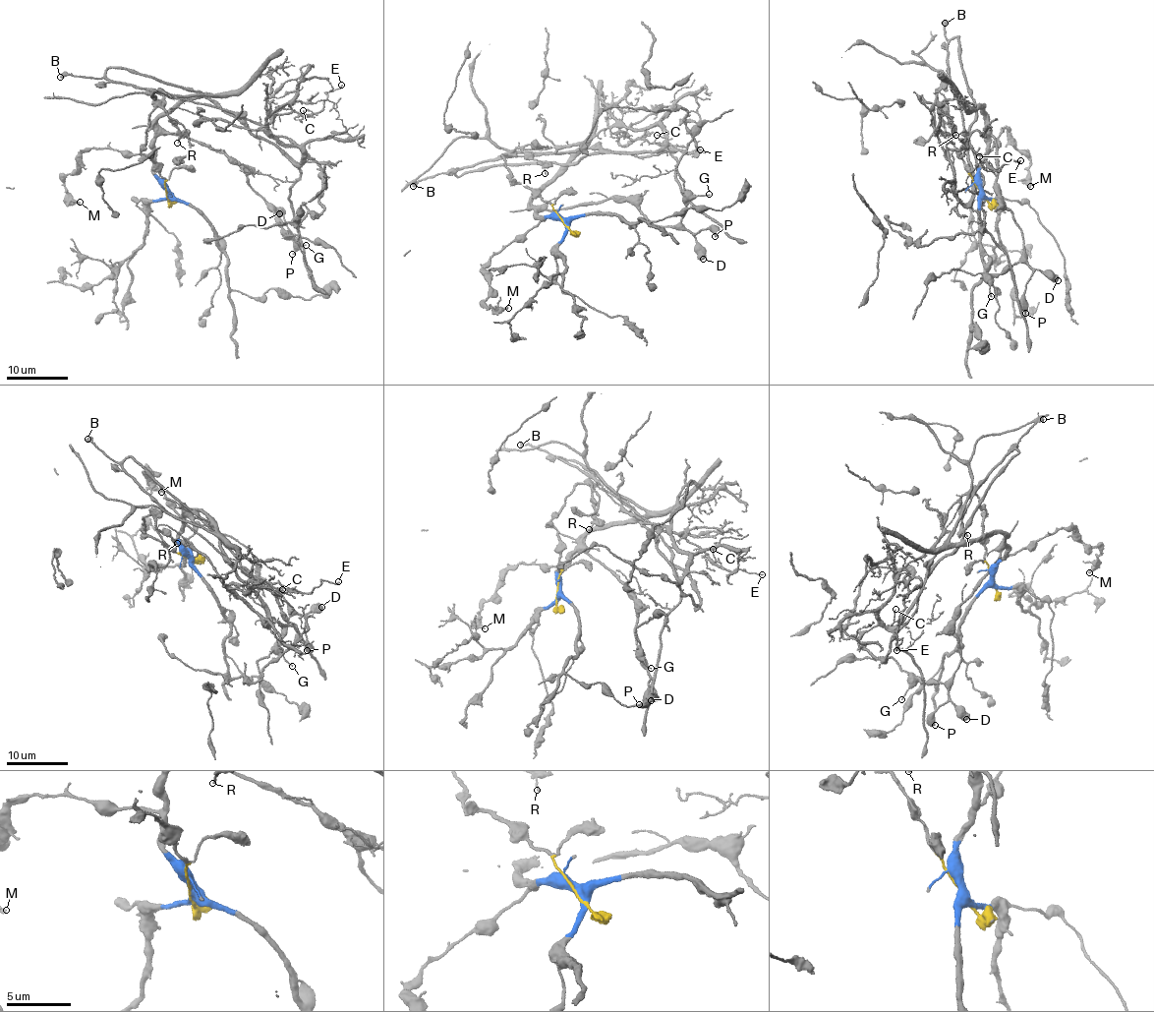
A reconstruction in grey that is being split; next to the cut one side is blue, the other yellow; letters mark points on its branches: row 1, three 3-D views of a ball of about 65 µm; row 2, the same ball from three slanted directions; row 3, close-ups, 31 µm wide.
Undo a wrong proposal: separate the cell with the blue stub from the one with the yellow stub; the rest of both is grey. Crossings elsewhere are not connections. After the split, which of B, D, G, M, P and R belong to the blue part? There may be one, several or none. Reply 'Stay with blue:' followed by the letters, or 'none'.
Stay with blue: D, G, M, P

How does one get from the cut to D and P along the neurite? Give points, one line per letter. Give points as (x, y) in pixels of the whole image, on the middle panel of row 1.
D: (563, 220), (550, 215), (545, 219), (536, 211), (610, 198), (627, 201), (654, 224), (687, 229), (704, 259)
P: (563, 220), (545, 219), (536, 211), (610, 198), (627, 201), (655, 225), (693, 234), (708, 228), (715, 237)

